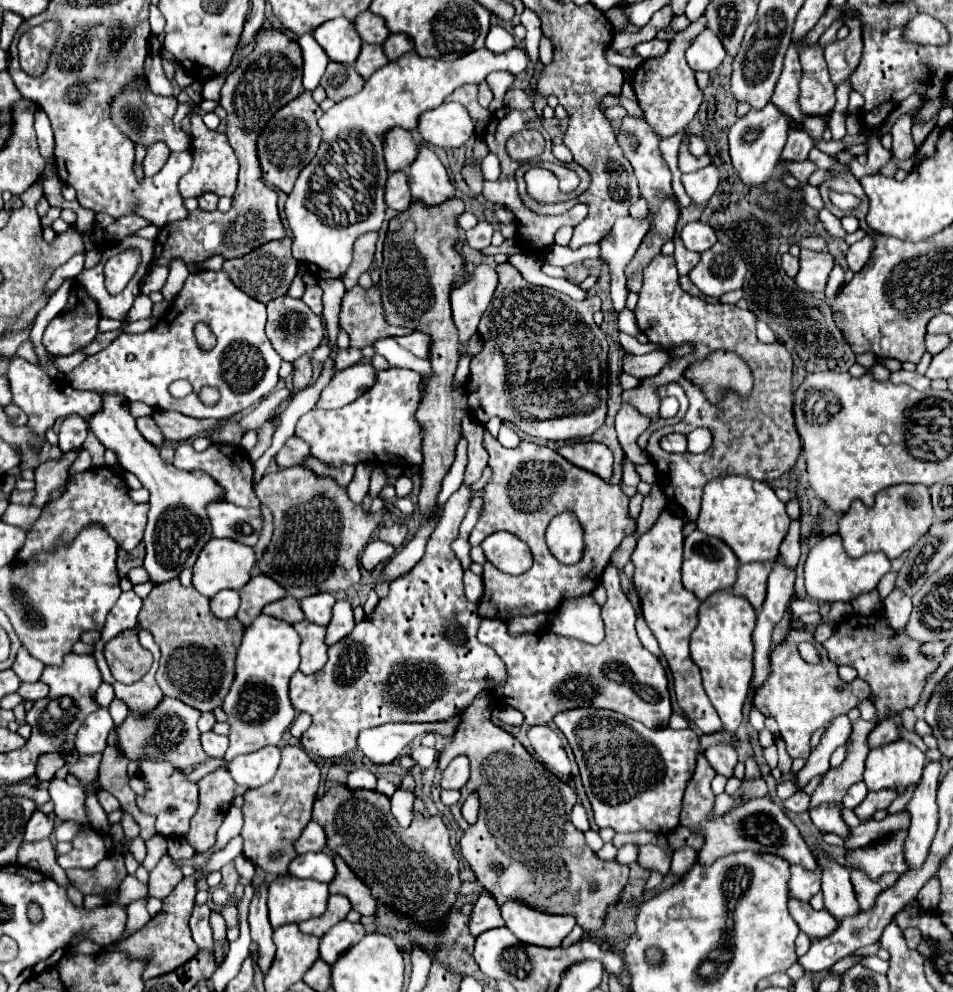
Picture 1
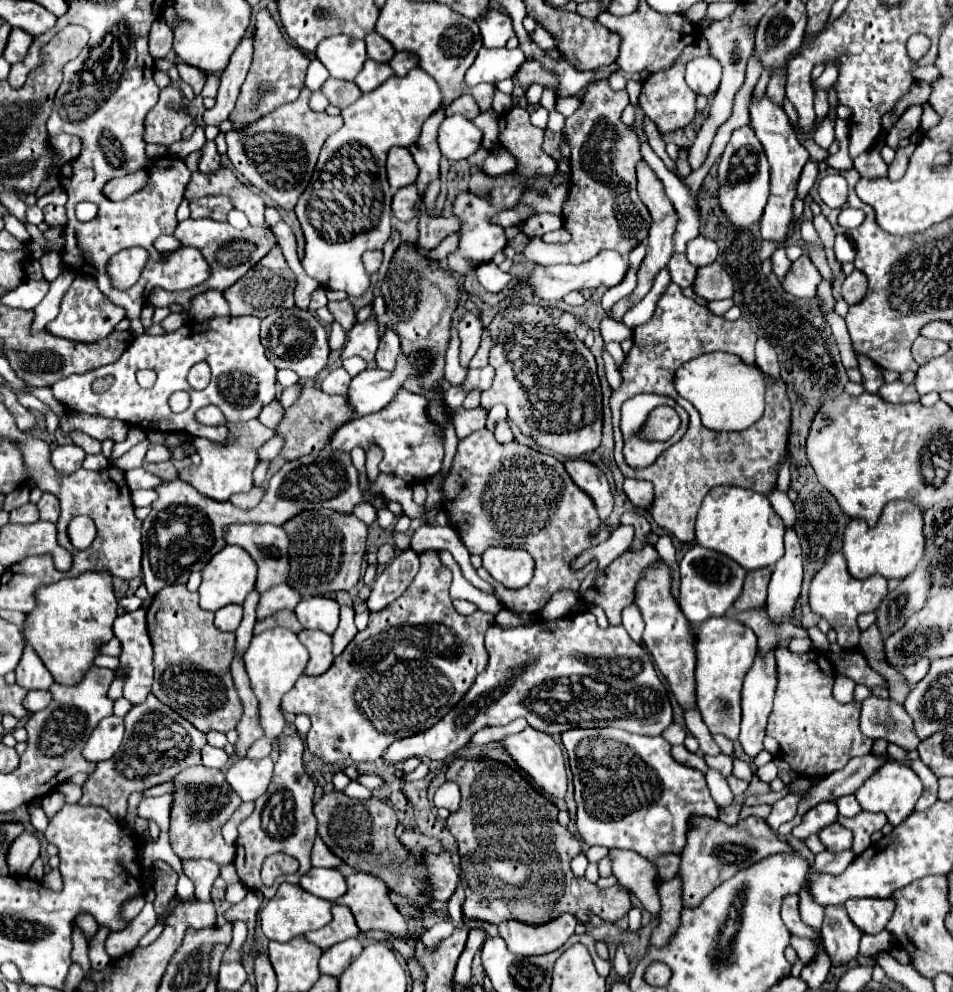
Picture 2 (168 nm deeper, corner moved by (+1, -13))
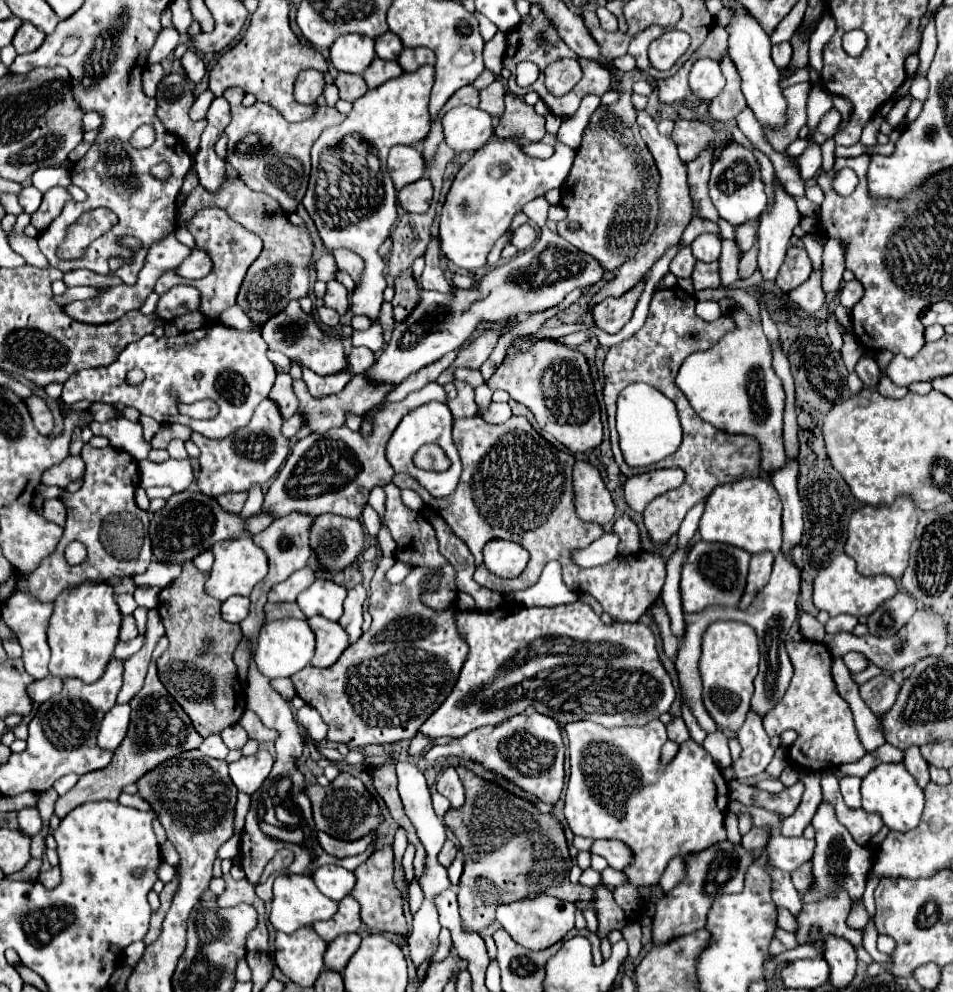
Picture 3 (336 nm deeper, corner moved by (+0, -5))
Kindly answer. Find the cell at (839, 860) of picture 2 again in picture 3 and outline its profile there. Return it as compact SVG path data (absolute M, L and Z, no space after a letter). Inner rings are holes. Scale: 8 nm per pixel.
M810 861L804 863L804 865L800 865L800 867L792 873L792 883L794 883L794 887L798 889L798 893L806 893L806 891L808 891L808 887L810 887L810 883L812 883L812 865L810 865Z

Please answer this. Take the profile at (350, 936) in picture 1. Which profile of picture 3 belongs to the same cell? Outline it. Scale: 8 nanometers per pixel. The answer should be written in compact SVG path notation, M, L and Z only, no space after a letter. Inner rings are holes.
M346 933L342 937L336 937L332 943L328 943L328 949L324 953L326 969L342 971L350 961L350 957L354 955L354 951L360 947L360 941L362 939L358 933Z

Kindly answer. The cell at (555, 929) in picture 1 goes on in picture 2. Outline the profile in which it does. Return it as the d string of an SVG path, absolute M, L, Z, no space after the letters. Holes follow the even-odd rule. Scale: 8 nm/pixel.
M563 915L545 925L525 925L519 921L503 921L499 935L515 955L545 955L557 951L575 931L577 921Z

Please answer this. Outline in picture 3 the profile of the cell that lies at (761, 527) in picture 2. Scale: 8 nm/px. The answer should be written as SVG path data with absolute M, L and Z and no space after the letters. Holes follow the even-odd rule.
M764 477L740 479L736 483L718 485L708 501L700 519L702 541L720 541L736 545L748 553L772 551L778 553L782 547L782 503L774 485Z

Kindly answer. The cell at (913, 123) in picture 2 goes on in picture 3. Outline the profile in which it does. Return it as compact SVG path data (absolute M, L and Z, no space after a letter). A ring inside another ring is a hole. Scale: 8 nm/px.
M902 97L902 99L898 99L896 103L894 103L894 107L892 107L892 111L890 111L890 115L888 115L888 123L892 125L892 127L896 127L896 125L900 125L902 123L902 119L904 119L904 115L906 115L906 111L908 111L908 105L910 105L910 97Z

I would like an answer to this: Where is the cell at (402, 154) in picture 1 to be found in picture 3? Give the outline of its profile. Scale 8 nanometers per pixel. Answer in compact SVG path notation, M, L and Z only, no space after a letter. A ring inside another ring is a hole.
M392 147L388 155L388 173L394 181L394 187L400 191L404 185L418 181L424 175L424 157L414 147Z

